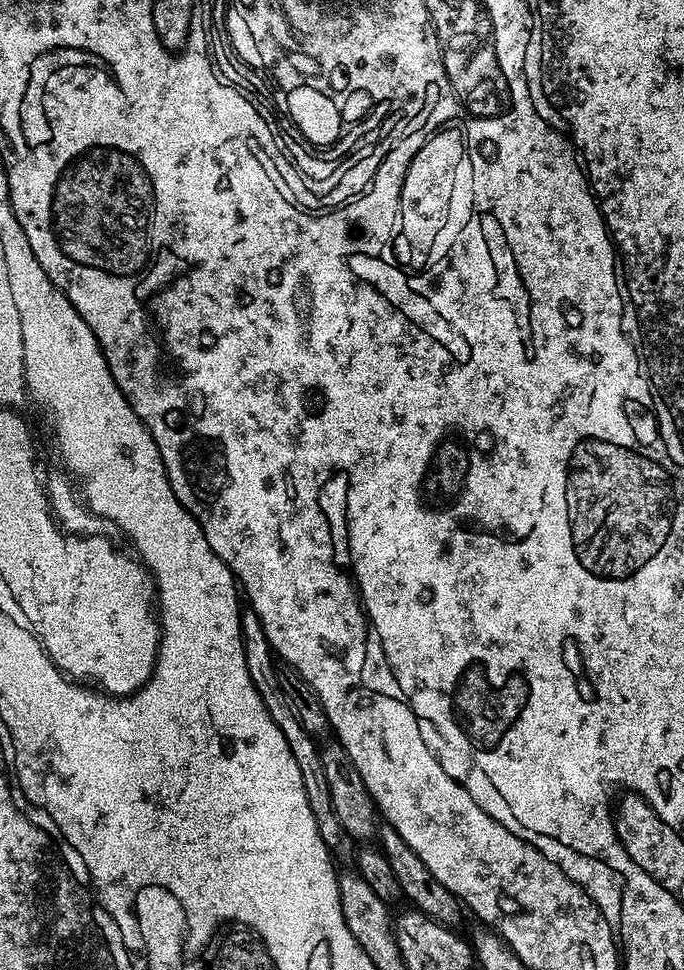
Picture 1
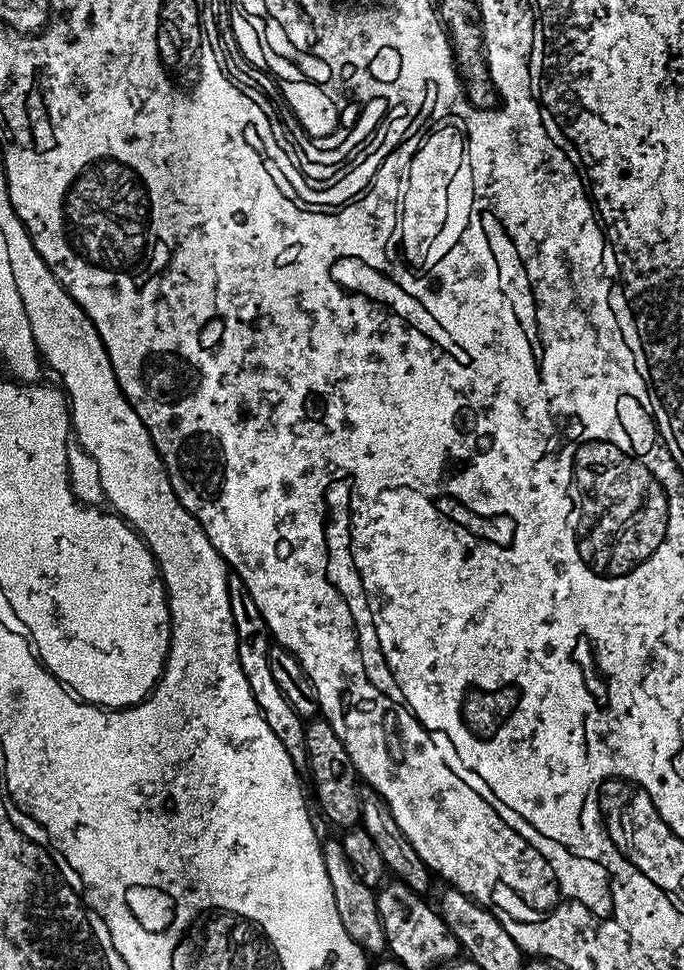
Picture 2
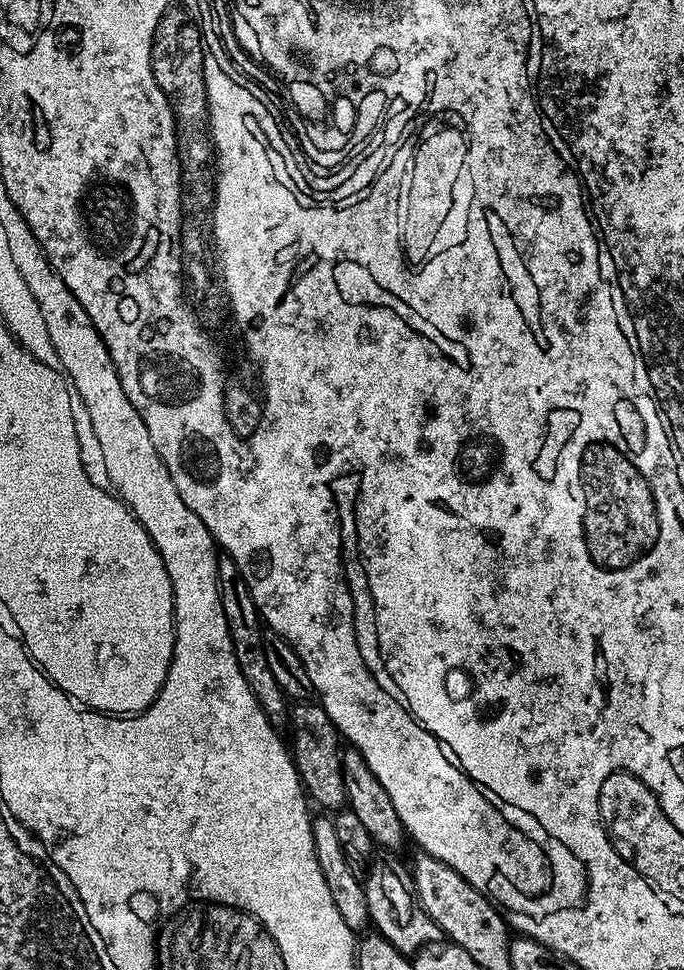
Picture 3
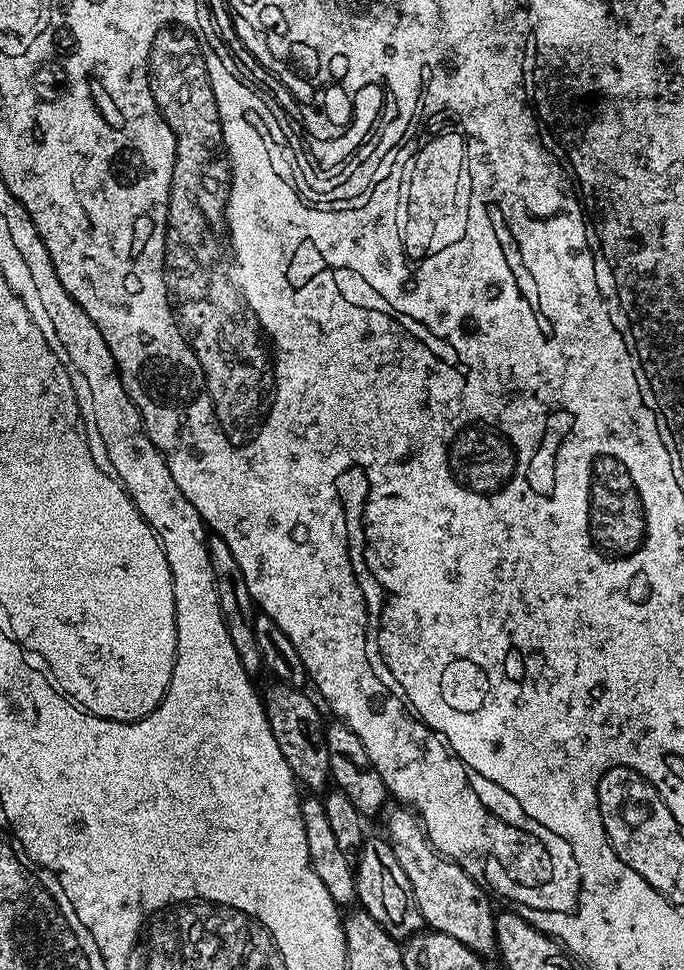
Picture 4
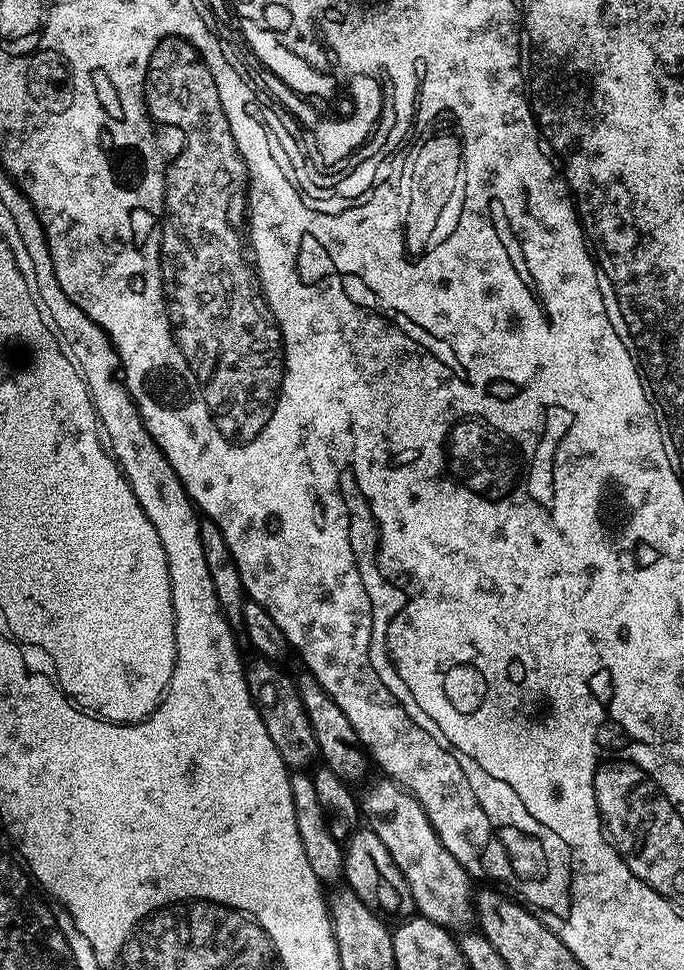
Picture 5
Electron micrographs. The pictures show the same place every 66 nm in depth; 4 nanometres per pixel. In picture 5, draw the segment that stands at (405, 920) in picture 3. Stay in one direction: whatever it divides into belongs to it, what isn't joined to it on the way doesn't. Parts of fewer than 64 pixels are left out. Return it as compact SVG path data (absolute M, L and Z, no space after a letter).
M360 826L353 831L346 841L344 854L344 875L348 880L347 887L377 916L388 922L403 922L411 920L416 912L416 903L410 894L410 886L406 878L402 878L402 870L394 866L394 858L390 858L390 850L374 830L367 826Z

